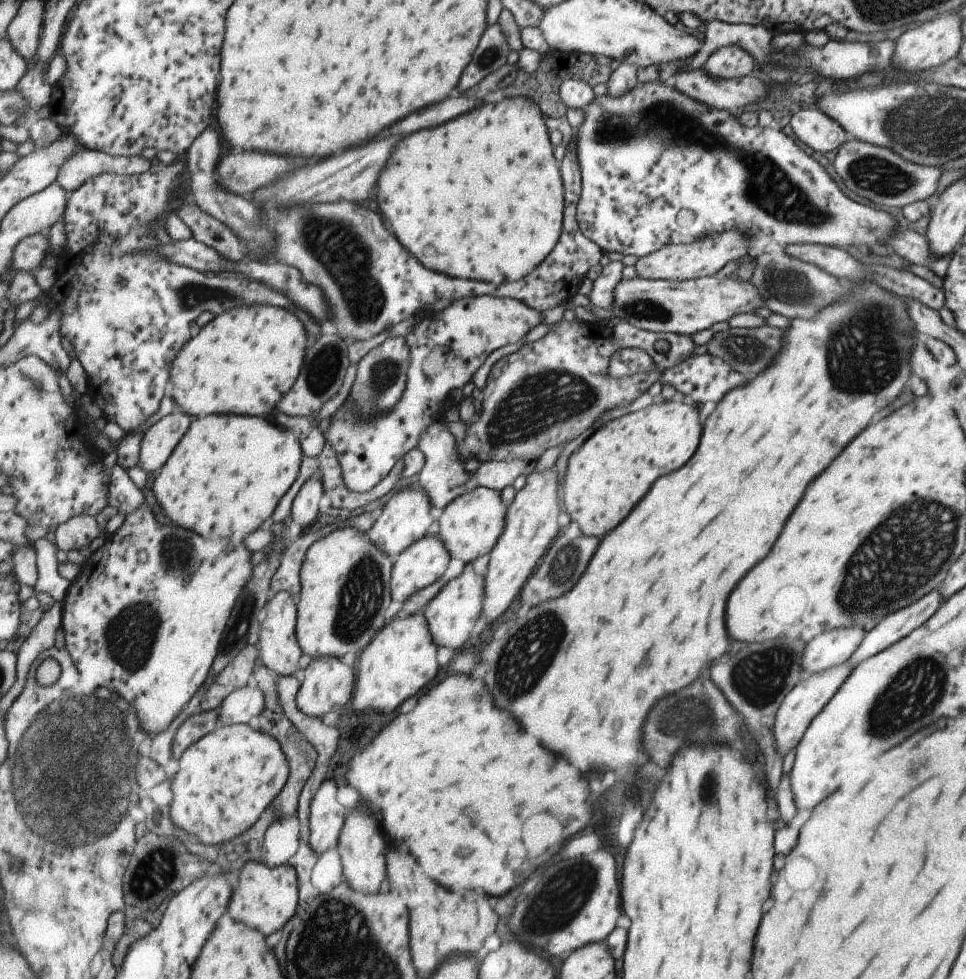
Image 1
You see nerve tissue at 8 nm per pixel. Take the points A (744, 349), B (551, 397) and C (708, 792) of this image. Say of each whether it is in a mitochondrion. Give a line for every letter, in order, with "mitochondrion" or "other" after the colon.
A: mitochondrion
B: mitochondrion
C: mitochondrion

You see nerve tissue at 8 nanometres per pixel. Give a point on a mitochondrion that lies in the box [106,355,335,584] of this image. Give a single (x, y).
(176, 548)

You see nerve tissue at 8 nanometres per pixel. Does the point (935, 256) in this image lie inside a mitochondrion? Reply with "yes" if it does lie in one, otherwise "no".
no

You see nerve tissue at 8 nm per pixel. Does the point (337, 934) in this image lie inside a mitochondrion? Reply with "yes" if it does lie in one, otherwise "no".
yes

